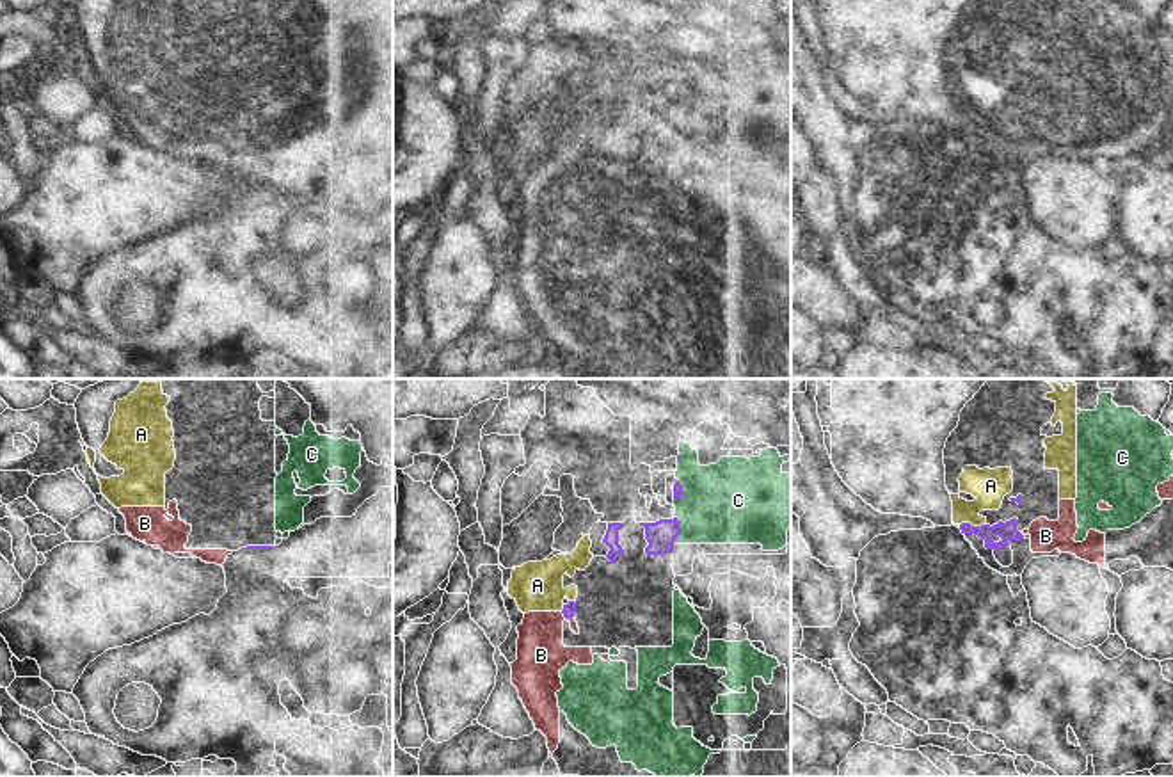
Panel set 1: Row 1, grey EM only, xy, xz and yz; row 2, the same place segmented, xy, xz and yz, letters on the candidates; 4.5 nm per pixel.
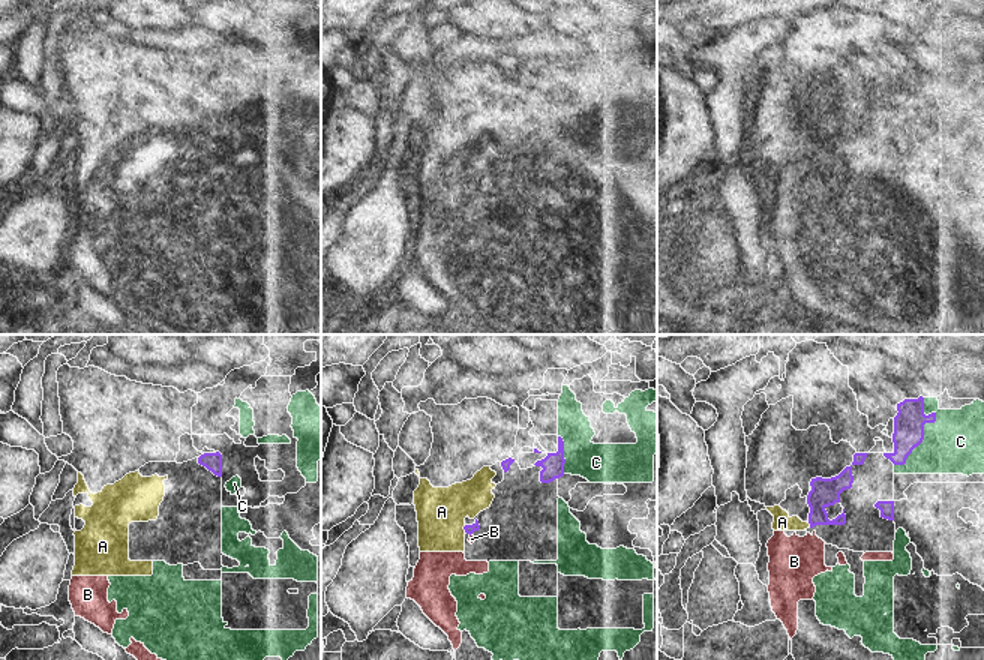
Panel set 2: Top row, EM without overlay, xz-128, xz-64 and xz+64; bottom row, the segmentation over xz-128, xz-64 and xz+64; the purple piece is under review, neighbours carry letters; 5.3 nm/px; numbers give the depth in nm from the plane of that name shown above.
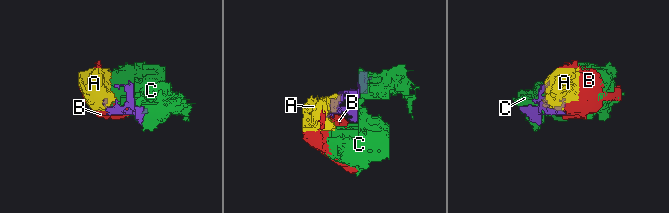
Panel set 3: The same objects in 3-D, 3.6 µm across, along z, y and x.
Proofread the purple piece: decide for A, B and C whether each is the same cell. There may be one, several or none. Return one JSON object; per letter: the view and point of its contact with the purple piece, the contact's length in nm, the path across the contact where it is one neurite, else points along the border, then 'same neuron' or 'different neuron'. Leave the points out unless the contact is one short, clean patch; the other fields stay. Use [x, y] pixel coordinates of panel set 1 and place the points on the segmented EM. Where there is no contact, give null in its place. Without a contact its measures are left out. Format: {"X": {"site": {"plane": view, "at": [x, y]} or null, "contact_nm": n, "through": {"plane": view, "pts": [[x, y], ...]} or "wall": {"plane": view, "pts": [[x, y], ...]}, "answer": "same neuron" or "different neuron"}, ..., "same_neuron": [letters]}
{"A": {"site": {"plane": "yz", "at": [971, 525]}, "contact_nm": 120, "wall": {"plane": "yz", "pts": [[960, 523], [985, 525]]}, "answer": "different neuron"}, "B": {"site": {"plane": "xz", "at": [564, 616]}, "contact_nm": 40, "wall": {"plane": "xz", "pts": [[560, 612], [566, 617]]}, "answer": "different neuron"}, "C": {"site": {"plane": "xz", "at": [679, 530]}, "contact_nm": 130, "answer": "different neuron"}, "same_neuron": []}

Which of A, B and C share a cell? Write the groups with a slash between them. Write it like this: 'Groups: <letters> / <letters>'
Groups: A B C.

